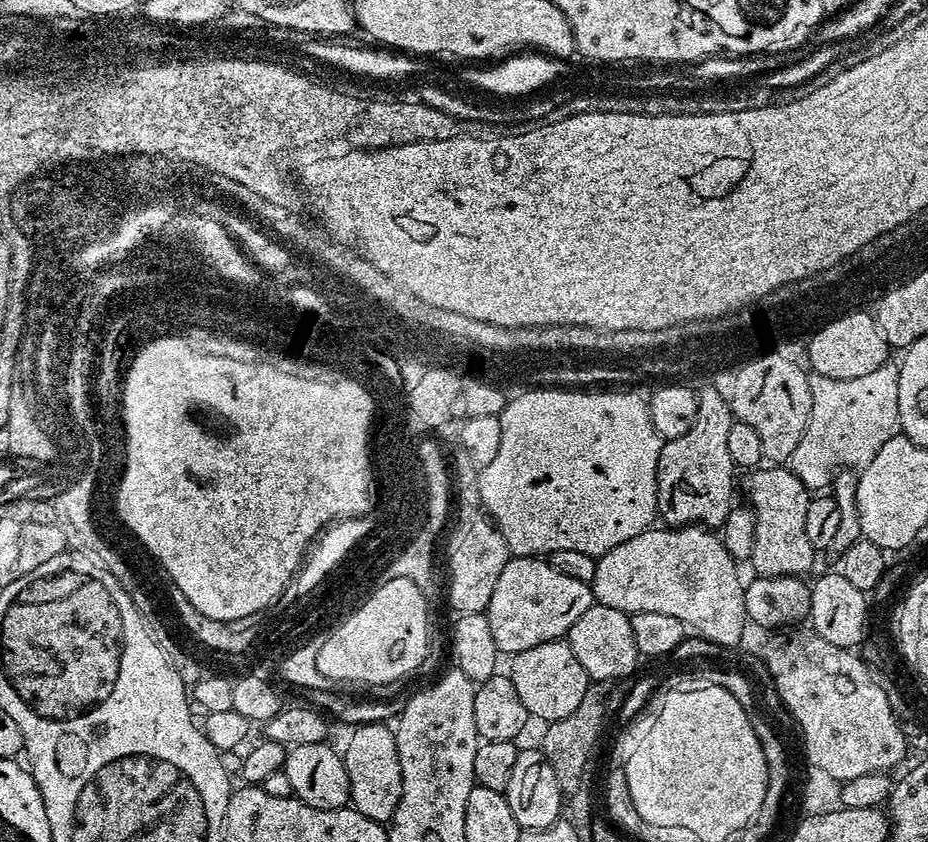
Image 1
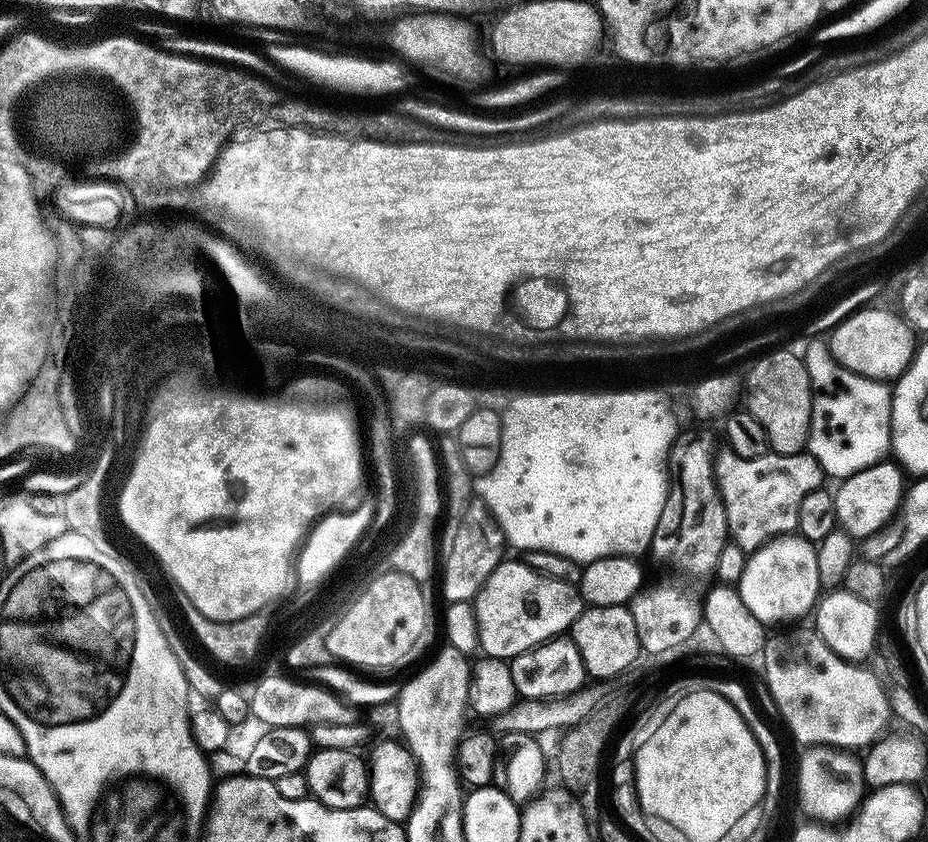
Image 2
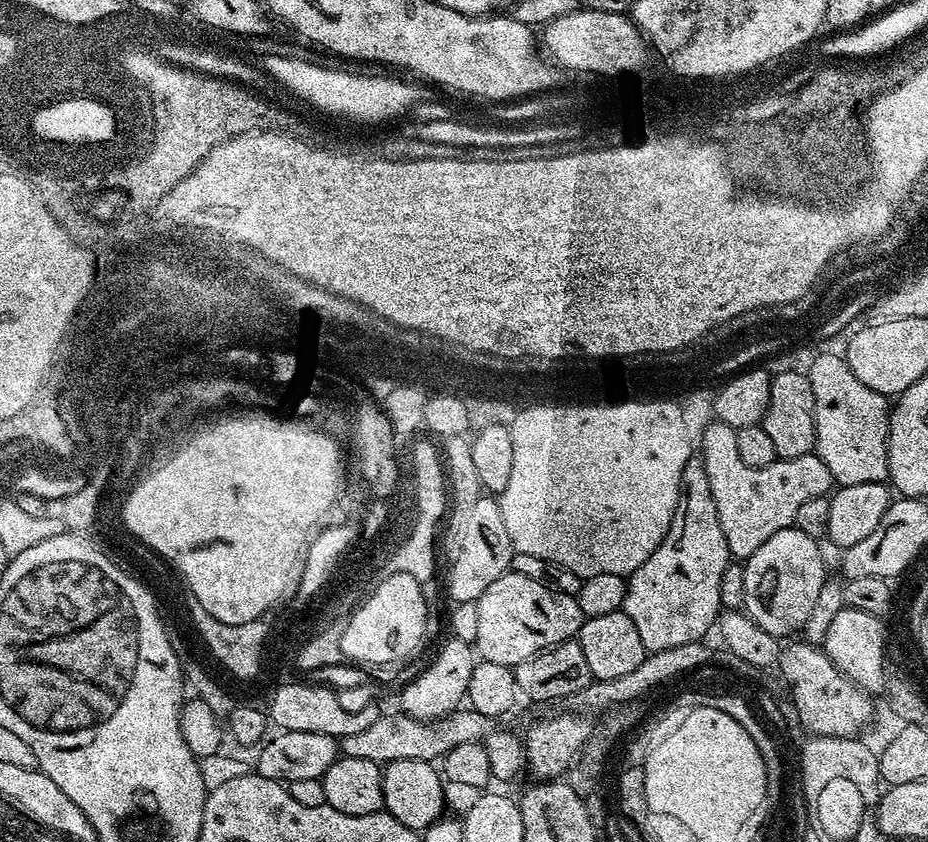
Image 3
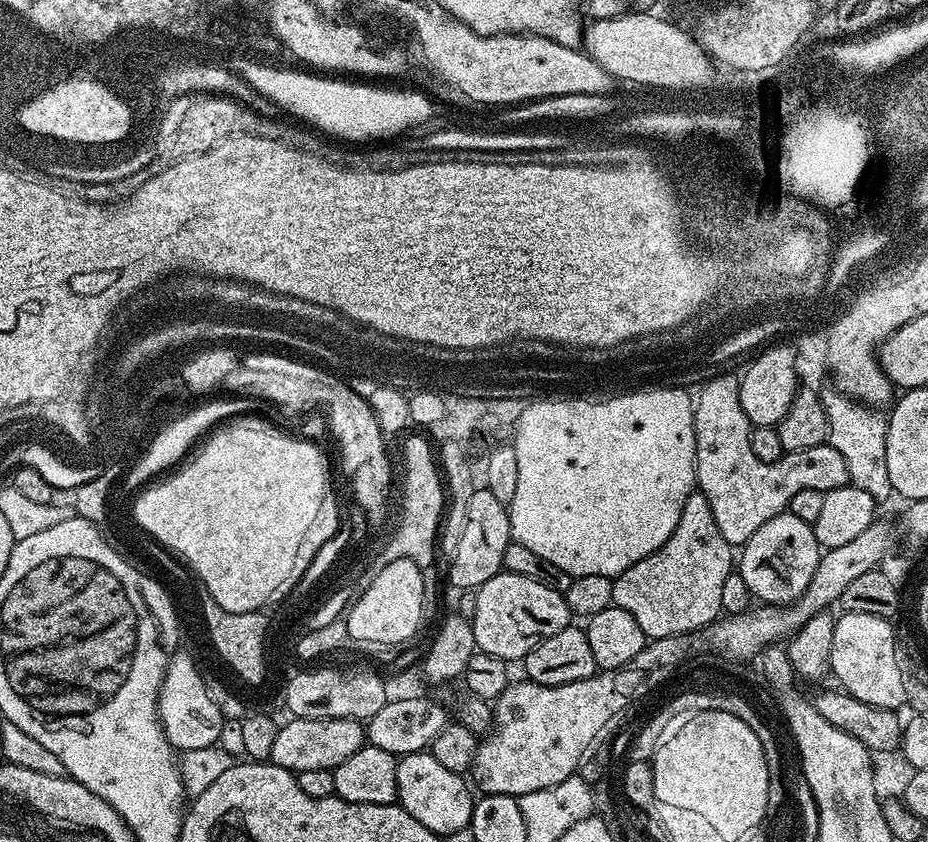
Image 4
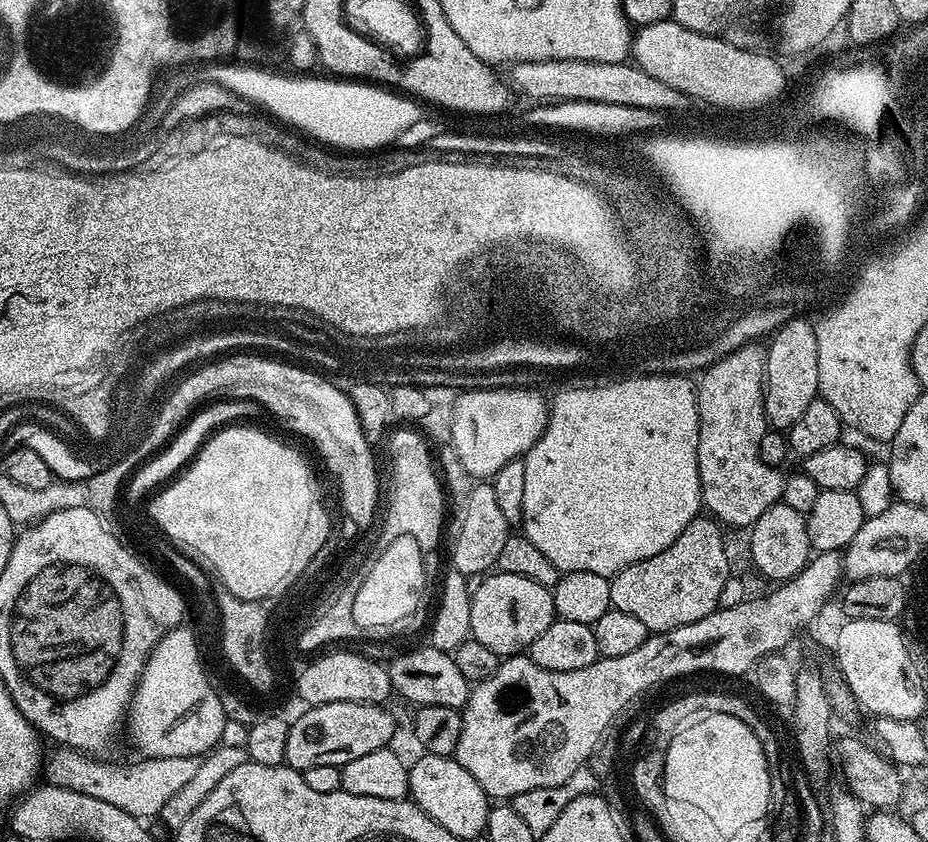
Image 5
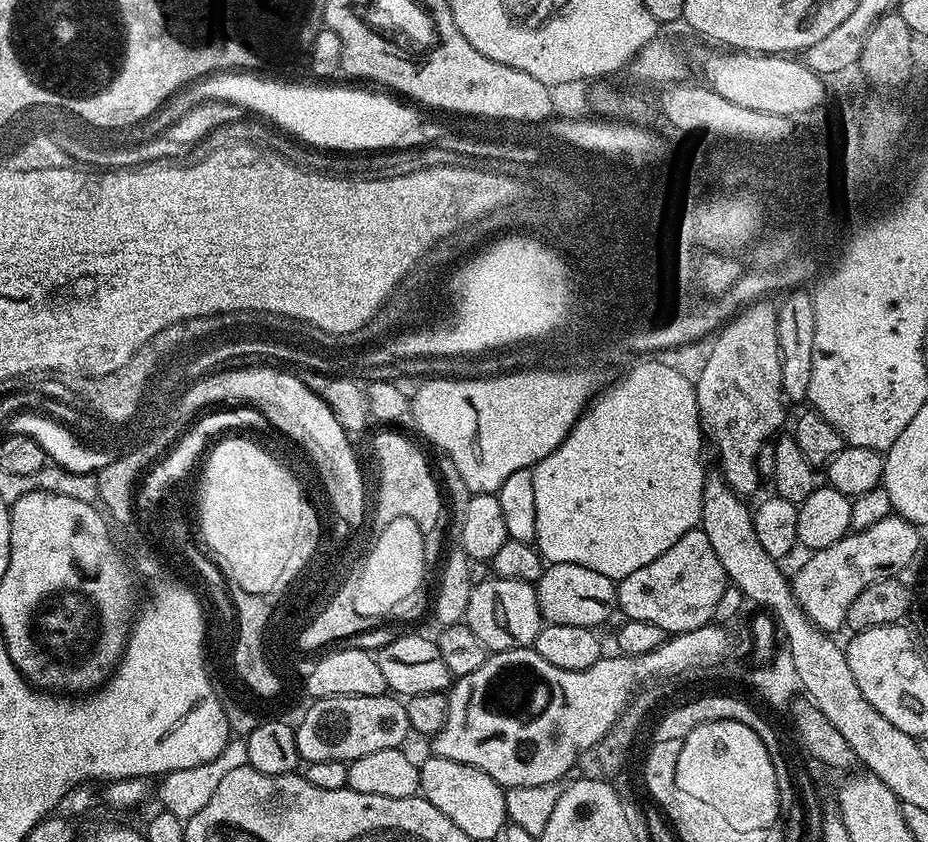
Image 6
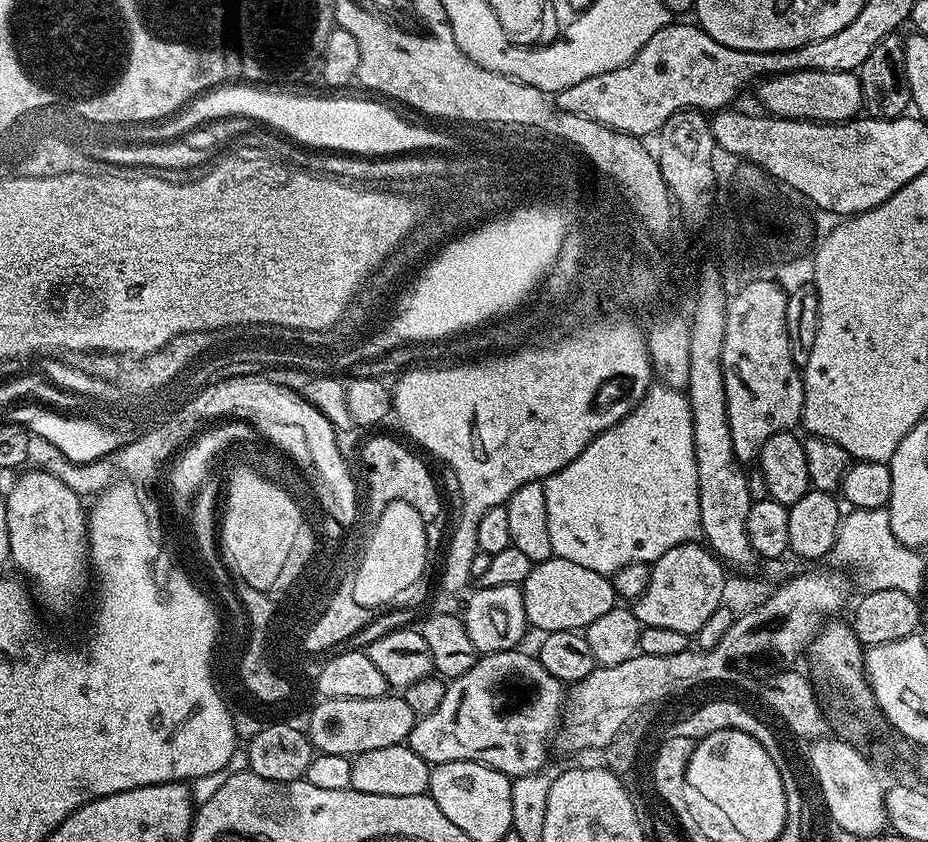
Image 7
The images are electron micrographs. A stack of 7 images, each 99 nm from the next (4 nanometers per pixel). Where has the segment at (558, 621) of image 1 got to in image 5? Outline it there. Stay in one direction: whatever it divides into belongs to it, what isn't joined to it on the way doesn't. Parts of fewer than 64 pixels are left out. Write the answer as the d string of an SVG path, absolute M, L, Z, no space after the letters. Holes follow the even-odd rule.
M497 571L485 575L482 586L472 596L471 639L482 642L482 646L490 646L497 656L507 658L527 650L534 638L543 634L546 626L550 626L557 618L551 588L538 586L538 582L530 582L530 578L522 578L518 574Z

